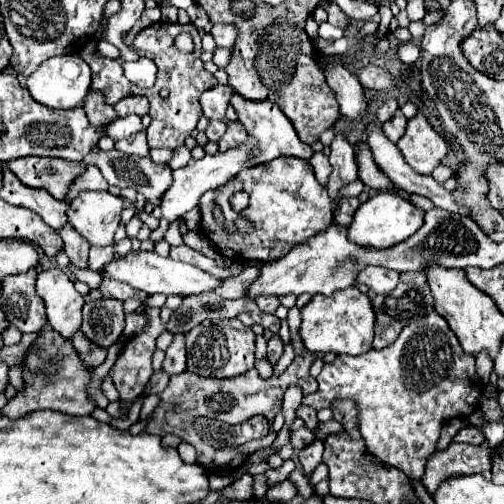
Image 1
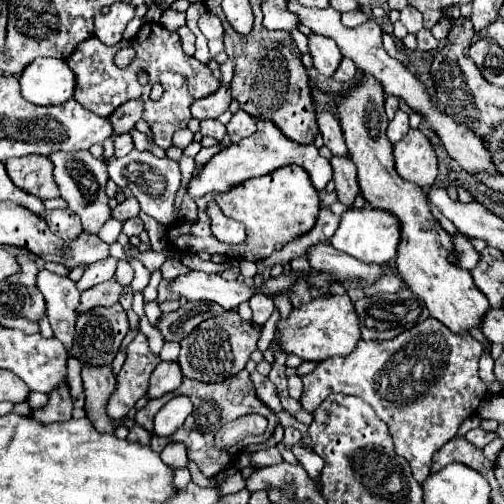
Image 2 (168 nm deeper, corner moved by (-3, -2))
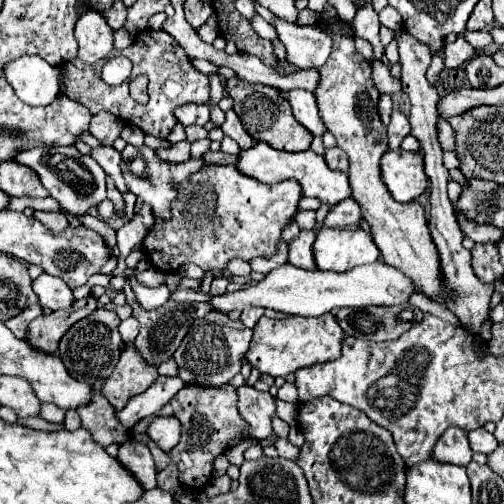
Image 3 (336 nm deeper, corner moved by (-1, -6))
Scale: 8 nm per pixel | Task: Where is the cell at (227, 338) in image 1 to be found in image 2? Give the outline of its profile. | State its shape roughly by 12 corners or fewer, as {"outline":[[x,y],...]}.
{"outline":[[234,312],[202,322],[180,346],[186,378],[244,370],[260,332]]}

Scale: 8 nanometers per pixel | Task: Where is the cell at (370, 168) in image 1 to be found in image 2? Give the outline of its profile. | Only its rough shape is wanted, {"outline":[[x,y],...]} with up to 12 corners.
{"outline":[[384,90],[336,98],[366,202],[402,220],[396,270],[454,334],[490,304],[386,138]]}

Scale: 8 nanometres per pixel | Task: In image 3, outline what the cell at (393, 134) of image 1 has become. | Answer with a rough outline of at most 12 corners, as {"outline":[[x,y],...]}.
{"outline":[[400,108],[392,110],[388,148],[398,150],[410,134],[410,122]]}

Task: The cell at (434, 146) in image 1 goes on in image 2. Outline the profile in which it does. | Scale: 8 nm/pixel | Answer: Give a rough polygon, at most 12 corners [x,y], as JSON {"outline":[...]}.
{"outline":[[418,128],[394,144],[398,174],[420,188],[436,180],[438,156]]}

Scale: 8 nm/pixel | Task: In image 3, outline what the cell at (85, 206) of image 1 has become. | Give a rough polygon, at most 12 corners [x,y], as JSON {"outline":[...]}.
{"outline":[[74,146],[24,150],[34,170],[72,214],[106,198],[106,172]]}

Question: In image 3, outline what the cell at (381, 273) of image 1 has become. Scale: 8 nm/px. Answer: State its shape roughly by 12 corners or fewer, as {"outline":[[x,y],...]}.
{"outline":[[300,230],[288,244],[288,262],[316,270],[312,262],[314,230]]}

